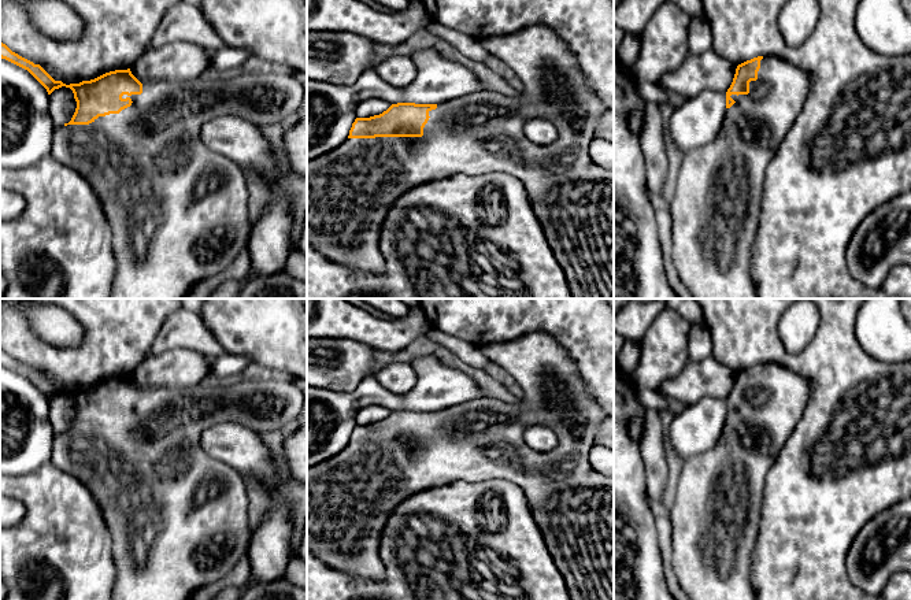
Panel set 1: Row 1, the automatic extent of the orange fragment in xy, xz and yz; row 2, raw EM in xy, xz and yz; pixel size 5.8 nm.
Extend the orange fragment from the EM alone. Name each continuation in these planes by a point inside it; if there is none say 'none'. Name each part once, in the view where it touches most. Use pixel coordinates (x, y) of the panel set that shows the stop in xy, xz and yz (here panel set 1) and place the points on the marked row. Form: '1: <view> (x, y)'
none

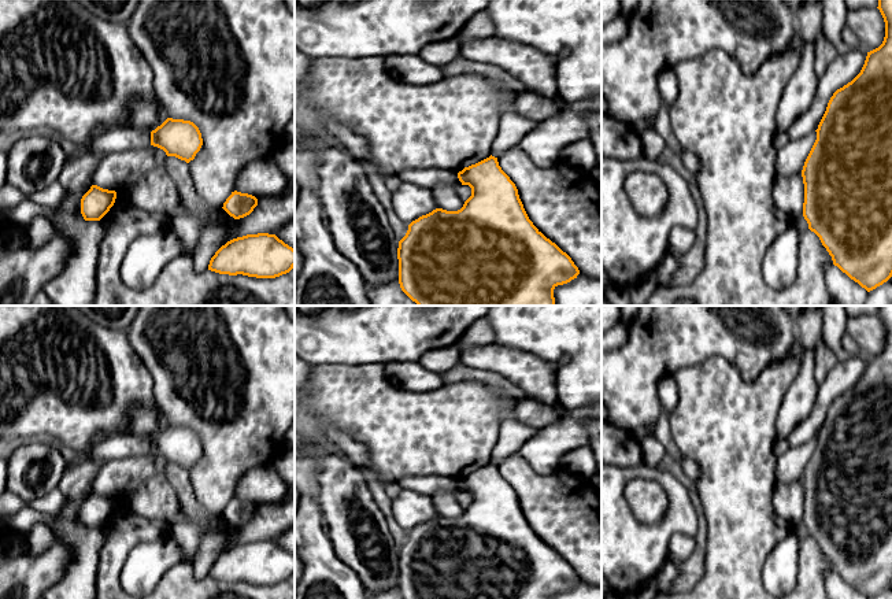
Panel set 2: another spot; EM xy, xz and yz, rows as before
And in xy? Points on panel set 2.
none

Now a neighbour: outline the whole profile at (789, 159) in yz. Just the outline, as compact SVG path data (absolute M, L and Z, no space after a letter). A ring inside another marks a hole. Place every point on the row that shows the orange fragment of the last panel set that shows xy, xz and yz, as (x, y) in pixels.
M811 132L800 140L786 143L776 151L776 177L789 177L802 173L804 162L817 140Z

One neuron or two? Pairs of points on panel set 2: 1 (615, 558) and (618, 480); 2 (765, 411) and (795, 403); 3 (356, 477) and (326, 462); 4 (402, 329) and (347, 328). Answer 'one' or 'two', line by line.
1: one
2: two
3: one
4: one

